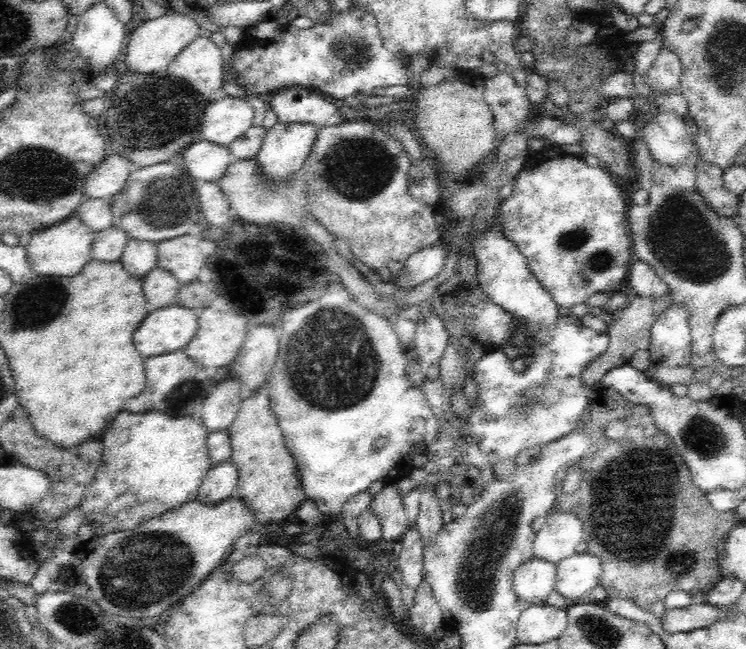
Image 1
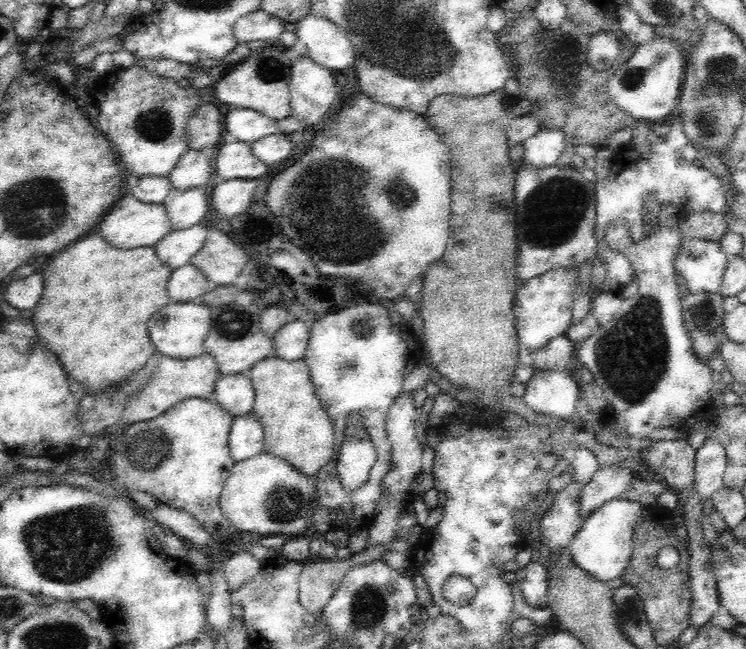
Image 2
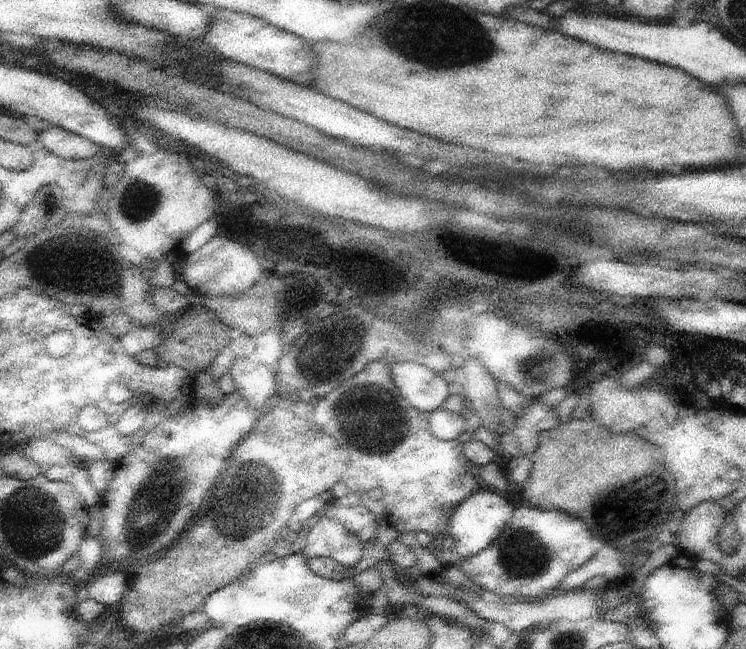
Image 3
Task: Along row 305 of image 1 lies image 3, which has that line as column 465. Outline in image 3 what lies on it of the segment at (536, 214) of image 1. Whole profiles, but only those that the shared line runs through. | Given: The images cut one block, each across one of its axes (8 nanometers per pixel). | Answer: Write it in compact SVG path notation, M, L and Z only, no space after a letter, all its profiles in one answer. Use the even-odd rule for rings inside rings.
M520 506L514 509L514 518L504 528L500 538L486 548L484 552L470 556L462 560L460 570L474 582L489 592L504 596L506 601L514 600L539 600L551 596L558 591L558 586L568 574L574 572L580 566L584 566L589 560L600 552L602 542L590 534L586 524L572 514L556 509L544 510L532 506Z

